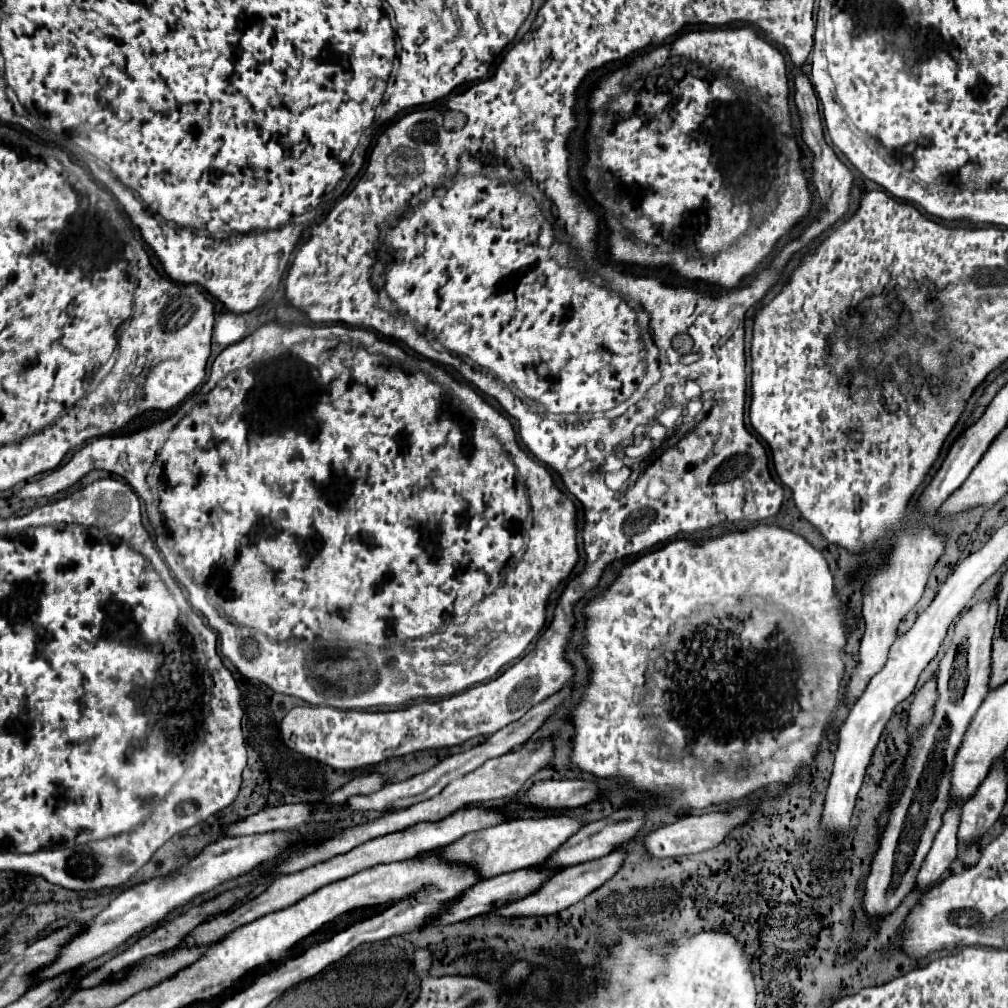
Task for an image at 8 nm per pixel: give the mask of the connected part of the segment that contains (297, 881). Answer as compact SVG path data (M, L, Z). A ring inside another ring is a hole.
M460 809L456 813L452 813L450 817L438 821L438 823L416 823L414 827L408 827L404 831L398 831L398 833L392 833L392 835L384 835L384 837L378 837L378 839L372 839L370 843L364 843L360 847L354 847L352 851L344 853L344 855L336 855L328 861L322 861L314 867L308 867L304 871L298 871L298 873L292 873L292 875L282 875L278 879L274 879L264 893L260 893L258 897L250 899L250 901L244 901L240 903L238 907L234 907L232 911L228 913L222 913L206 923L202 923L200 927L196 927L192 931L192 935L186 937L186 941L182 943L182 947L186 947L188 943L194 943L194 945L208 945L208 943L214 943L218 939L222 939L224 935L232 933L234 929L246 925L246 923L252 923L254 919L262 917L262 915L268 915L276 909L286 909L288 905L294 905L296 901L304 899L306 895L318 891L320 887L328 885L328 883L334 883L334 881L340 881L340 879L346 879L350 875L356 875L364 869L370 869L374 865L380 865L380 863L394 863L394 861L404 861L404 859L412 859L416 855L420 855L422 851L432 851L432 849L438 849L438 847L444 847L468 833L476 833L476 831L482 831L482 829L488 829L488 827L494 827L494 825L500 825L504 823L506 817L496 813L494 809Z

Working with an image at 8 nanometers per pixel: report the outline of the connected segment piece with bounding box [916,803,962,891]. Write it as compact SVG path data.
M952 803L952 807L948 807L948 811L944 813L942 827L918 873L918 883L916 883L918 891L934 885L948 871L950 863L956 859L956 853L958 853L956 851L956 831L960 825L960 809L962 809L960 803Z

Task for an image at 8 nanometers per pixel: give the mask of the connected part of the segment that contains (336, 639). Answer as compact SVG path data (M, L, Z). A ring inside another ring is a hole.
M276 323L264 325L250 337L242 339L240 343L226 347L214 359L208 379L200 387L200 391L196 391L190 399L180 405L176 413L132 435L100 437L90 441L66 465L50 471L48 475L36 481L28 481L12 497L16 499L50 497L74 485L90 469L104 469L126 479L132 485L132 489L144 499L150 523L154 525L156 531L154 537L156 547L164 555L178 583L188 591L188 601L193 608L204 615L208 625L220 633L222 653L238 667L238 671L246 679L262 681L276 693L294 695L310 705L330 705L338 709L372 709L372 707L404 707L406 703L422 697L442 699L446 695L460 693L472 687L474 683L488 681L504 665L522 657L530 641L538 635L538 631L544 625L546 601L550 593L558 587L558 583L564 577L570 575L572 567L576 565L578 561L576 507L554 485L554 479L548 473L548 469L538 461L534 461L534 458L516 443L512 425L508 425L508 421L496 409L492 411L492 407L486 401L482 401L478 393L454 381L446 383L446 387L452 389L452 393L456 393L458 397L452 399L452 395L448 395L448 389L438 379L434 379L436 373L432 371L434 369L432 363L424 363L414 357L406 357L406 361L394 357L390 359L388 355L382 353L374 355L350 343L352 339L348 331L342 329L342 325L312 325L312 327L310 325L280 327ZM312 339L324 339L322 351L290 351L294 345ZM428 373L432 373L434 377L430 379ZM368 647L374 647L370 665L372 671L362 671L362 689L348 687L350 689L348 693L352 695L338 693L334 697L326 697L310 685L304 669L308 653L310 659L314 659L314 663L324 665L326 671L328 665L338 667L368 661Z

